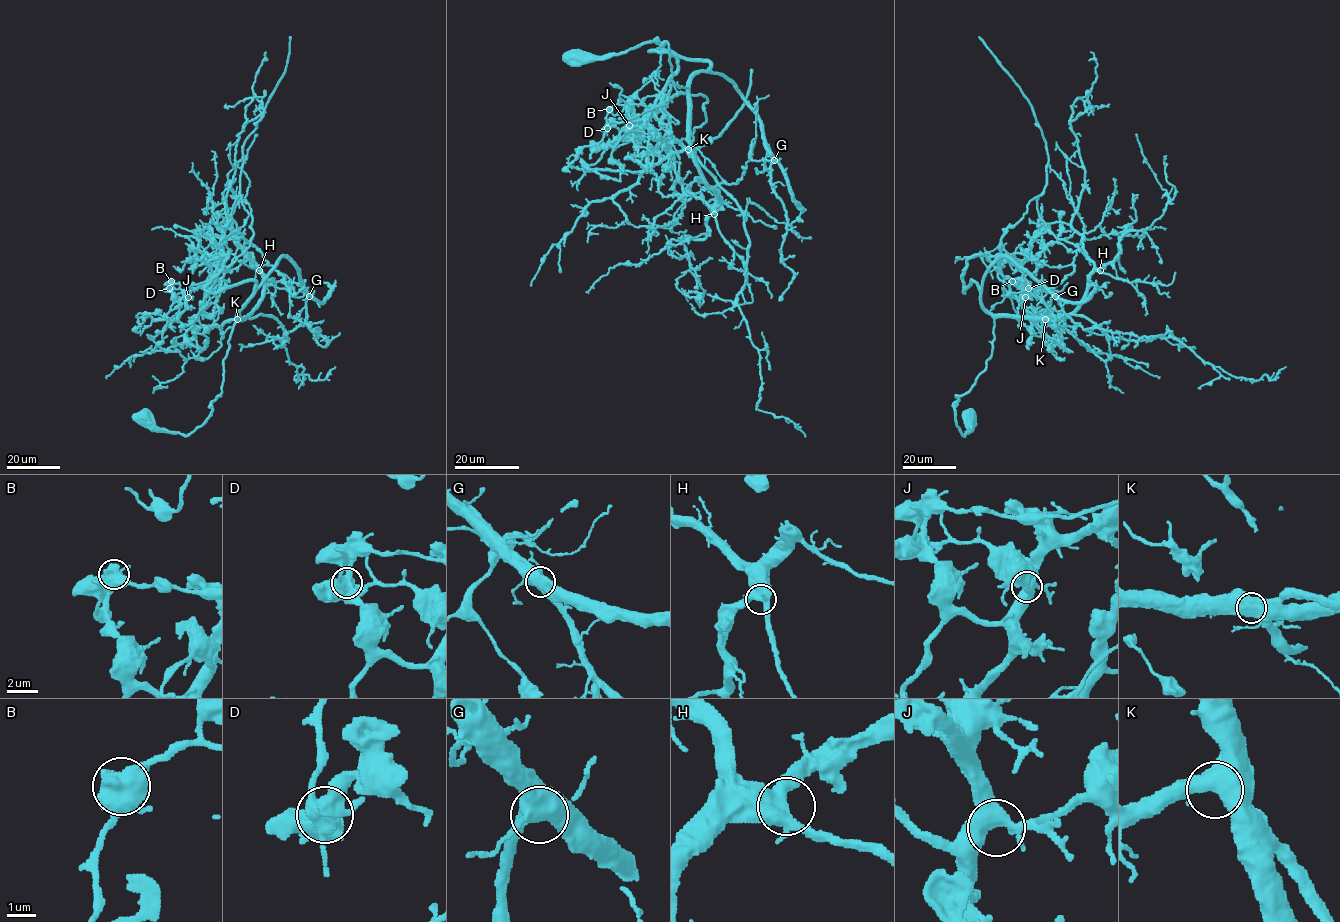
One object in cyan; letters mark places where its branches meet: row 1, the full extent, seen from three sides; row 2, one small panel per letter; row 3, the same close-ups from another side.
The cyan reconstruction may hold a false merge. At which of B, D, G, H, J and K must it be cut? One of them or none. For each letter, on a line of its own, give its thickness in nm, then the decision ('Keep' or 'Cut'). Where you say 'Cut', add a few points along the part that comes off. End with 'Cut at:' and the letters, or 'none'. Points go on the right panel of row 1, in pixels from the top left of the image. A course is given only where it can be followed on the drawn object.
B: Thickness 550 nm. Keep
D: Thickness 500 nm. Cut. Course of the part to remove: (1028, 289), (1001, 274), (1001, 239), (1039, 196), (1040, 218), (1078, 248), (1074, 270), (1053, 288), (1000, 287)
G: Thickness 480 nm. Keep
H: Thickness 480 nm. Keep
J: Thickness 460 nm. Keep
K: Thickness 550 nm. Keep
Cut at: D

